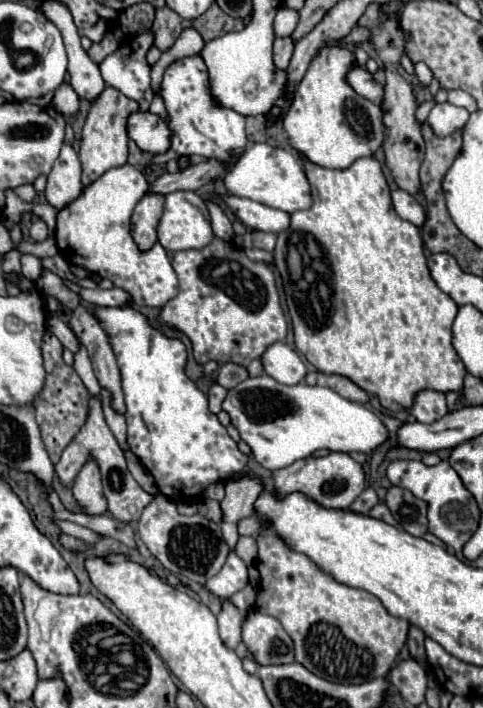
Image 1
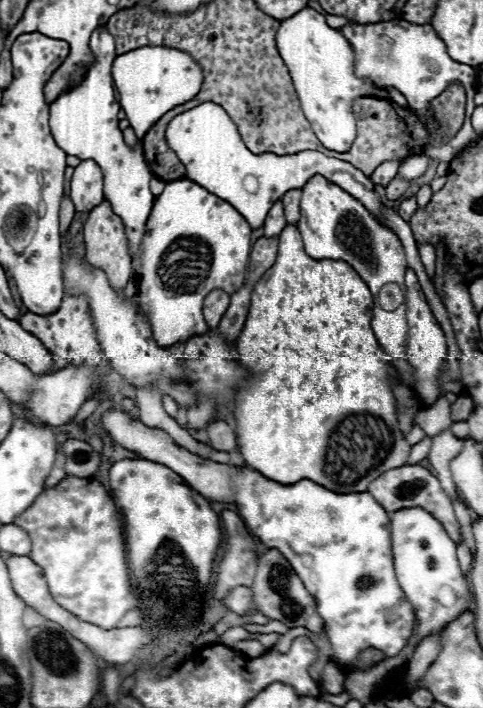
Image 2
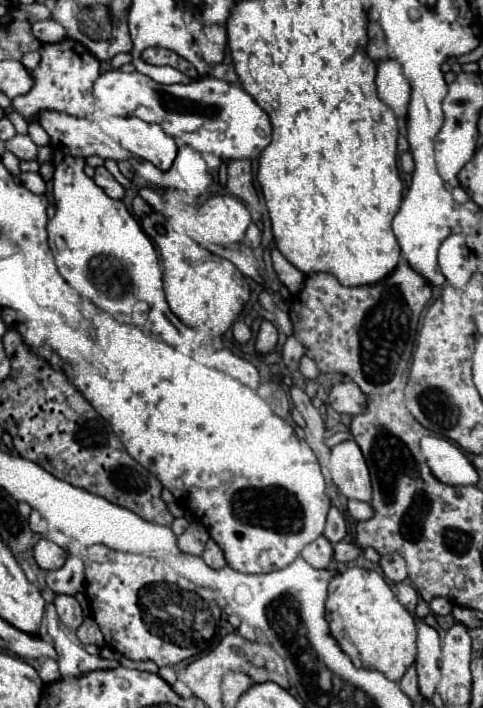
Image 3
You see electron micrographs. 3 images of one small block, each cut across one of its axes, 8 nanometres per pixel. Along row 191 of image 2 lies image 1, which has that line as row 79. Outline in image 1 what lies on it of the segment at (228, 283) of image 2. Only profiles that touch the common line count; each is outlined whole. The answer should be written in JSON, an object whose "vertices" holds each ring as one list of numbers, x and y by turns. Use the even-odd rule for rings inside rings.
{"vertices":[[200,56,172,62,168,70,164,72,160,94,166,102,166,110,170,118,172,150,176,150,182,156,198,154,204,158,212,158,224,164,226,168,238,162,238,158,244,154,248,146,248,138,244,130,244,116,236,114,234,110,216,106,216,102,210,96,210,88,208,88,206,64,202,62]]}

